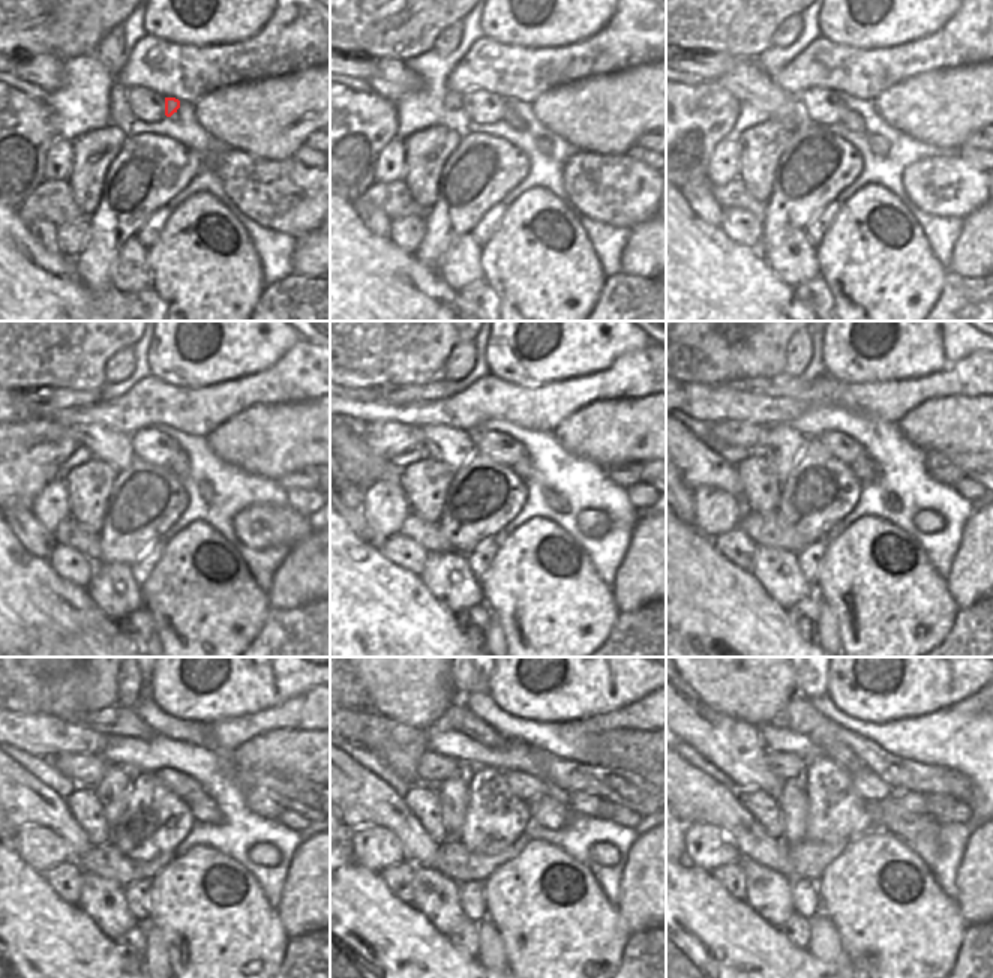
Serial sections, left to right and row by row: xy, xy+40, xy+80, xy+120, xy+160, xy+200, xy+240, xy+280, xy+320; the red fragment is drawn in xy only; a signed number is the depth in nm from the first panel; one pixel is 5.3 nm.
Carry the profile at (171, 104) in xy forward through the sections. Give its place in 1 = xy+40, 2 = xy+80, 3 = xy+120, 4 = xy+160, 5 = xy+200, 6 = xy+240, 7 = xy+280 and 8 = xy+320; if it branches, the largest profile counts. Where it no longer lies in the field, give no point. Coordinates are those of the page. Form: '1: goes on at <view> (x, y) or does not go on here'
1: goes on at xy+40 (516, 122)
2: goes on at xy+80 (851, 120)
3: goes on at xy+120 (179, 464)
4: goes on at xy+160 (522, 467)
5: goes on at xy+200 (864, 468)
6: goes on at xy+240 (203, 809)
7: goes on at xy+280 (546, 812)
8: goes on at xy+320 (902, 824)

